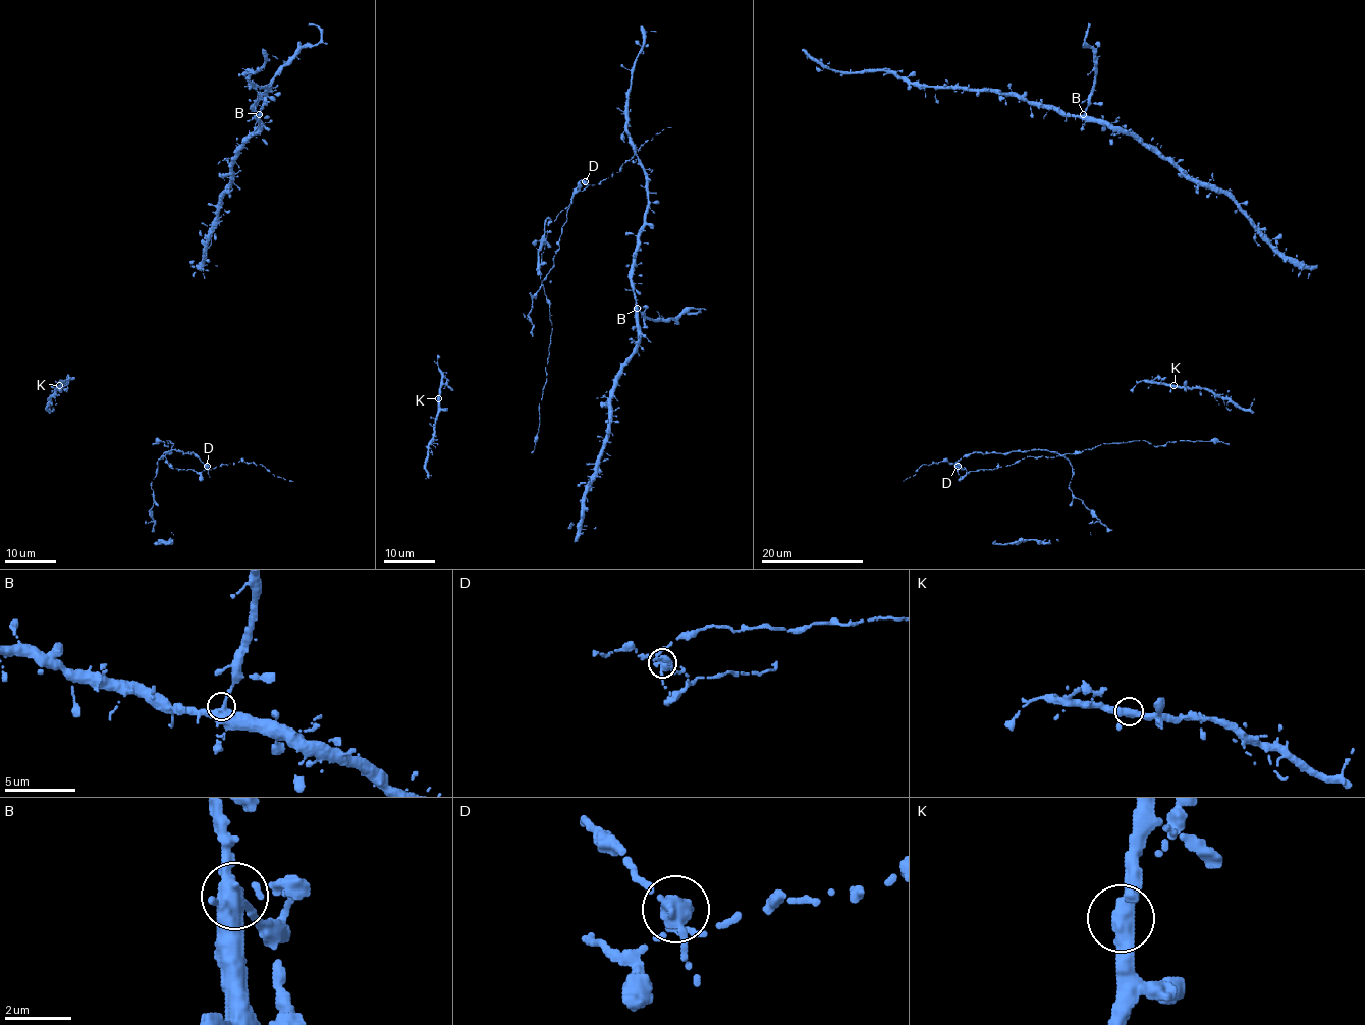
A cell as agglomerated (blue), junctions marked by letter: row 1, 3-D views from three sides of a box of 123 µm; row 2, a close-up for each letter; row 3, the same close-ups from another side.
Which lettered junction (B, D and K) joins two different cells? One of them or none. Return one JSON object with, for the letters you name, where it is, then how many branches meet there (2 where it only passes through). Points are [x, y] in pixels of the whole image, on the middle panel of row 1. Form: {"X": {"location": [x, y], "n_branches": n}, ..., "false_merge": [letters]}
{"D": {"location": [585, 181], "n_branches": 3}, "false_merge": ["D"]}

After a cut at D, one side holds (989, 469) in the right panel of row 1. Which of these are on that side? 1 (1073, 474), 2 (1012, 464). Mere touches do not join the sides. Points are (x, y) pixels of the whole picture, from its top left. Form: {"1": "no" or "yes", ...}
{"1": "no", "2": "yes"}

